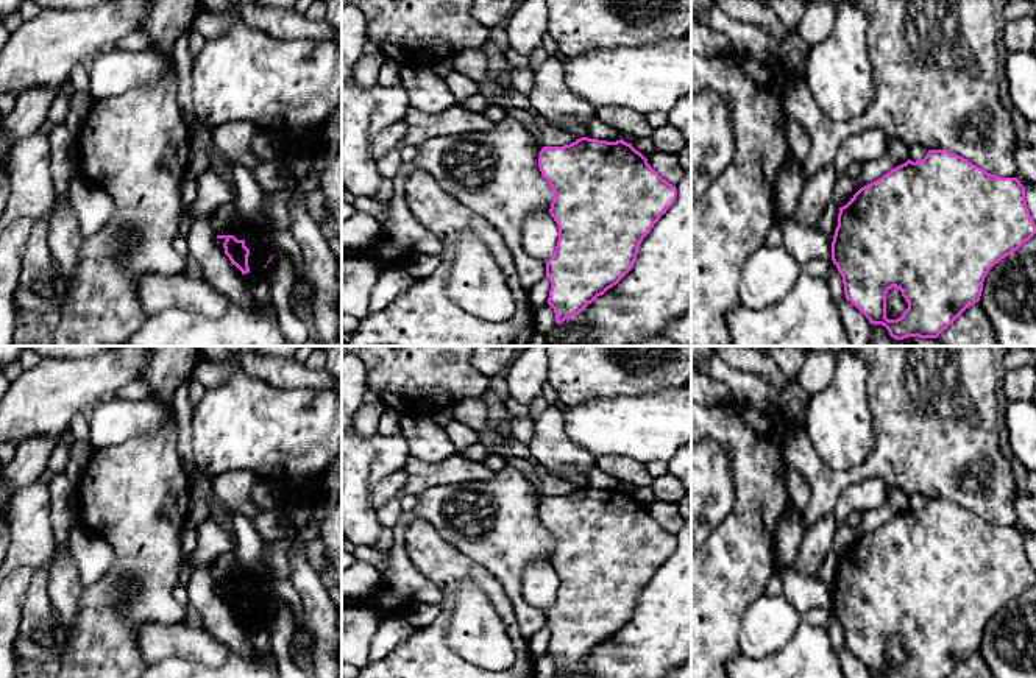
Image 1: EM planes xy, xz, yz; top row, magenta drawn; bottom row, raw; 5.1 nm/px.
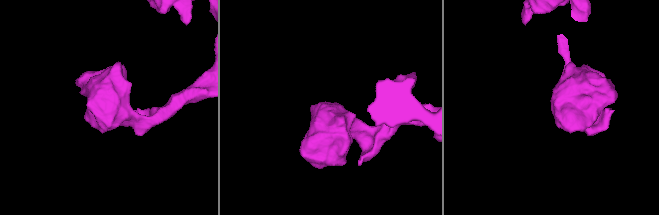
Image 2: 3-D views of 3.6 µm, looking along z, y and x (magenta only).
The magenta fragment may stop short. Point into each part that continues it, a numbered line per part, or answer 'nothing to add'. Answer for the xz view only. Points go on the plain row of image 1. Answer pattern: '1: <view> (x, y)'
nothing to add

